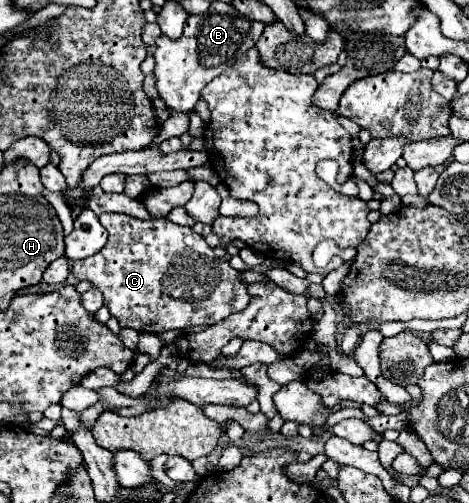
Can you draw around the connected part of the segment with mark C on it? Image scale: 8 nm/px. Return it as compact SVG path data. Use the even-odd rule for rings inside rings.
M102 214L100 224L110 234L106 246L88 260L76 260L72 274L78 280L90 280L104 294L104 306L118 318L122 328L136 328L138 332L150 334L184 330L198 324L216 324L248 306L248 284L240 280L240 272L236 272L228 260L218 258L206 240L190 226L178 226L168 218L138 220L126 214Z

